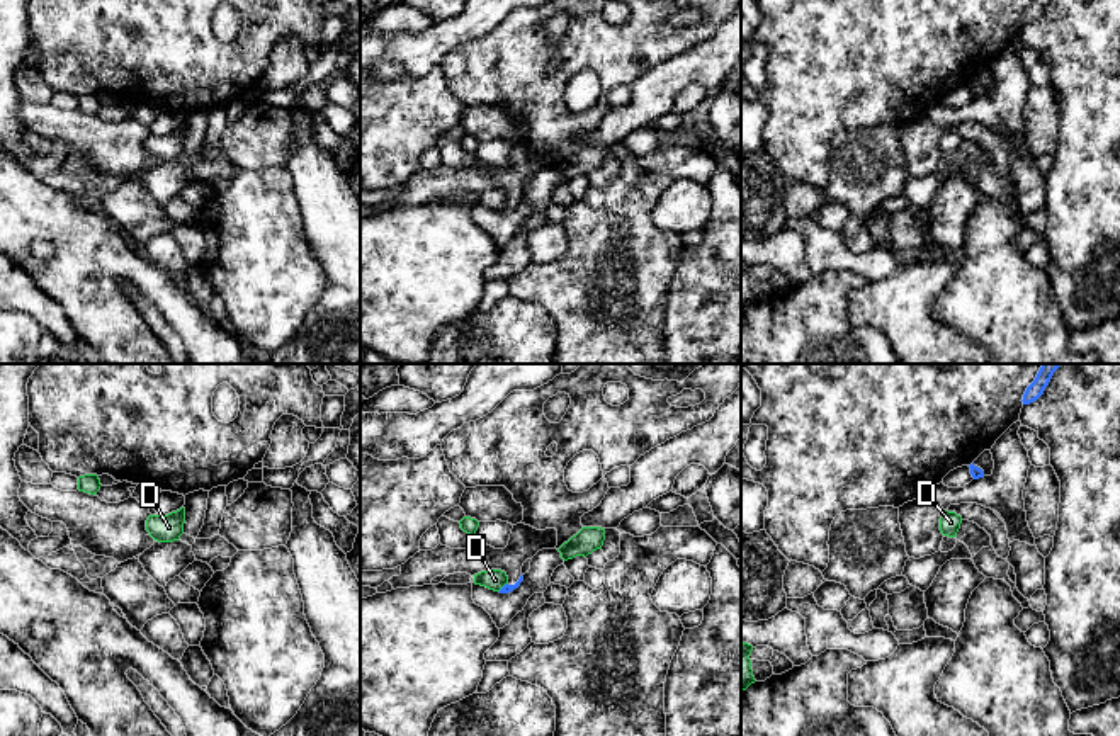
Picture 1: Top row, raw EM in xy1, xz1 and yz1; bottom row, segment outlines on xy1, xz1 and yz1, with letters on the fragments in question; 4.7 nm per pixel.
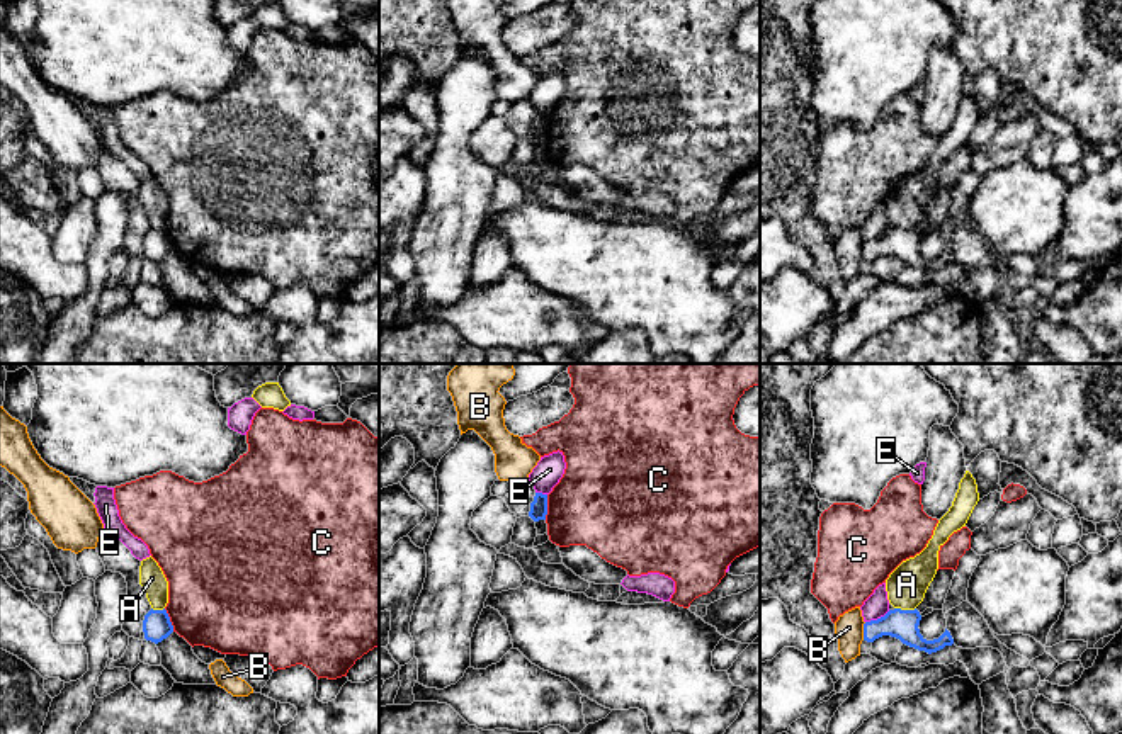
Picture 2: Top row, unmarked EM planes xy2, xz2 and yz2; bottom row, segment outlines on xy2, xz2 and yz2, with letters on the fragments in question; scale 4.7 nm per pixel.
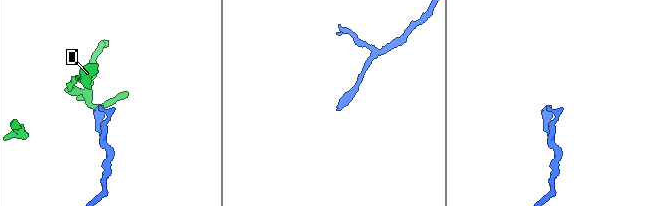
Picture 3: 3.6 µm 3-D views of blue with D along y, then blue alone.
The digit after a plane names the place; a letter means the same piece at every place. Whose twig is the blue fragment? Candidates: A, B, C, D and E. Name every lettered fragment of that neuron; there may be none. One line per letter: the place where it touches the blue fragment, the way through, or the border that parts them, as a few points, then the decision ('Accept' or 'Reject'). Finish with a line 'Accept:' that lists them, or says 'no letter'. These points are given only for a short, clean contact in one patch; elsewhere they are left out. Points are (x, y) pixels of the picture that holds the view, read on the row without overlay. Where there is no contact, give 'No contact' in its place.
A: Touches blue at yz2 (905, 230). Boundary: yz2 (895, 226), (915, 228). Reject
B: Touches blue at yz2 (864, 250). Reject
C: Touches blue at xz2 (546, 126). Reject
D: Touches blue at xz1 (503, 206). Boundary: xz1 (507, 201), (498, 209). Reject
E: Touches blue at yz2 (878, 238). Reject
Accept: no letter

